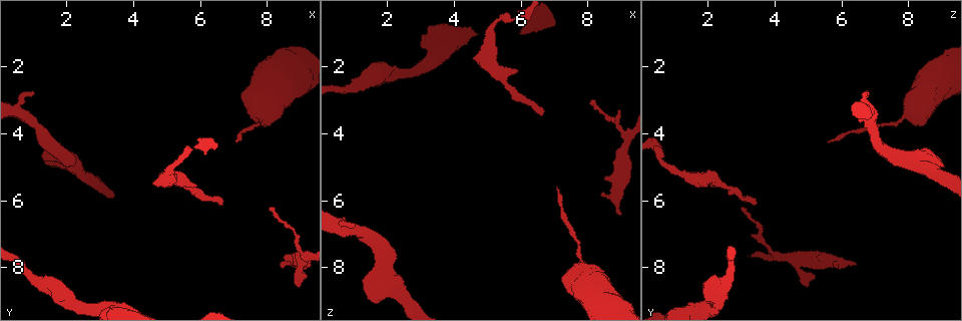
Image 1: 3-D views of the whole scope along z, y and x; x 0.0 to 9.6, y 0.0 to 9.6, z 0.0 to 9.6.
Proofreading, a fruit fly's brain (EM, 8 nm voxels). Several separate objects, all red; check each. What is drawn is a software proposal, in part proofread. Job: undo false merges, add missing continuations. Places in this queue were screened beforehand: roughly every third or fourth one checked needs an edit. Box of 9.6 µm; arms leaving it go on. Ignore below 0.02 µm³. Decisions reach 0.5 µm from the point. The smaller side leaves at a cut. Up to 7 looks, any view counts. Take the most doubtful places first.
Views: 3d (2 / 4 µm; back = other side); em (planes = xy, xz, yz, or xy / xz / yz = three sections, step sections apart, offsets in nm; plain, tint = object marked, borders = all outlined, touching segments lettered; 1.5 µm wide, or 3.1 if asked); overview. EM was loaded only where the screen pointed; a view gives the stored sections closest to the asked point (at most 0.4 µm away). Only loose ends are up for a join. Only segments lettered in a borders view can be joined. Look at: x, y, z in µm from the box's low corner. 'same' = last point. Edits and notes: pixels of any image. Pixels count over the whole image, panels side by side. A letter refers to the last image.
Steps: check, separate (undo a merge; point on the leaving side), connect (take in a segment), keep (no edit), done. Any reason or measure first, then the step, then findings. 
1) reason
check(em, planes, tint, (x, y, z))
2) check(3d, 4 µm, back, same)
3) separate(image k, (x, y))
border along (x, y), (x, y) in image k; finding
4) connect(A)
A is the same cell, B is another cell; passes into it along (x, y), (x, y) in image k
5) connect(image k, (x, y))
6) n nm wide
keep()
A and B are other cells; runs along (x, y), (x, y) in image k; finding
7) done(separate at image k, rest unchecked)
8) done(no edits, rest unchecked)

calibre changes
check(em, planes, tint, (9.10, 7.55, 3.90))

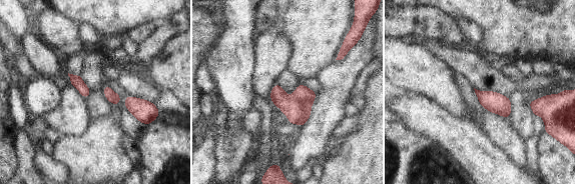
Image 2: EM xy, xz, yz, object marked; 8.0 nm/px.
what lies round it
check(em, planes, borders, same)

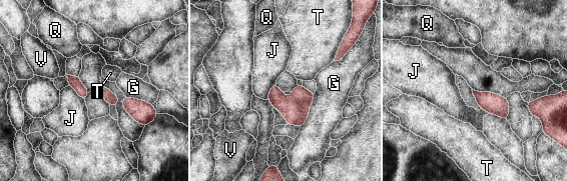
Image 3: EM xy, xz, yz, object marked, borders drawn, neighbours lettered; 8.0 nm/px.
90 nm wide
keep()
G, J, Q, T and V are other cells; one cell here

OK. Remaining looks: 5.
an open end
check(3d, 2 µm, (8.10, 6.15, 3.05))

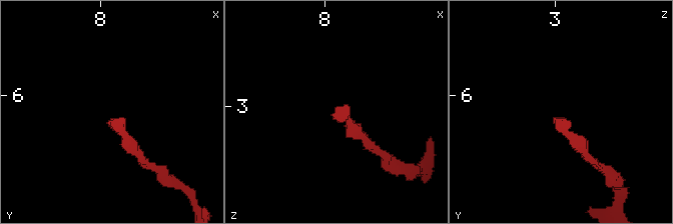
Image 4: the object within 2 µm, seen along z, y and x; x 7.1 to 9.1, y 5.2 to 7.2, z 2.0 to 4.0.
now the EM
check(em, xz, step 8, borders, (8.12, 6.22, 3.00))

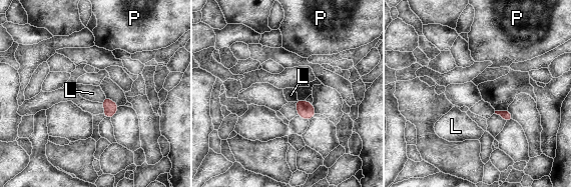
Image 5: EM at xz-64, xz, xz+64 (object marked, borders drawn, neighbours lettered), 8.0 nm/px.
cut it another way
check(em, yz, step 4, borders, same)

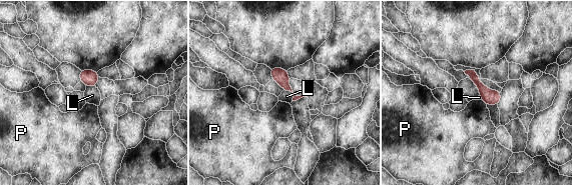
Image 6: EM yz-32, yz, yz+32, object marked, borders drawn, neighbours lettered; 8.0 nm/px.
80 nm wide
keep()
L and P are other cells; runs along (468, 72), (496, 101) in image 6; none of them fits

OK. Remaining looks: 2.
calibre changes
check(em, xz, step 8, tint, (5.60, 5.65, 2.65))

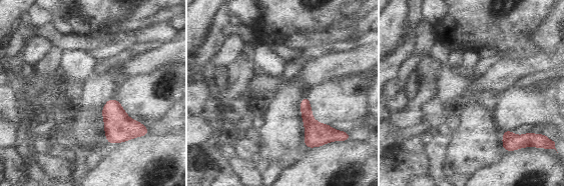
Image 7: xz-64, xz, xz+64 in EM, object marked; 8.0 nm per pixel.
check(em, planes, borders, same)

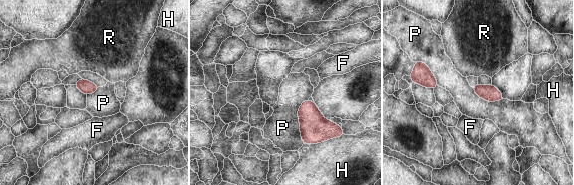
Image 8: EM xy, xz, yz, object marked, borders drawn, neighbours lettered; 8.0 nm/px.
80 nm wide
keep()
F, H, P and R are other cells; border along (308, 98), (298, 110), (304, 143) in image 8; all the same cell

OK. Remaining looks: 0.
done(no edits, rest unchecked)

